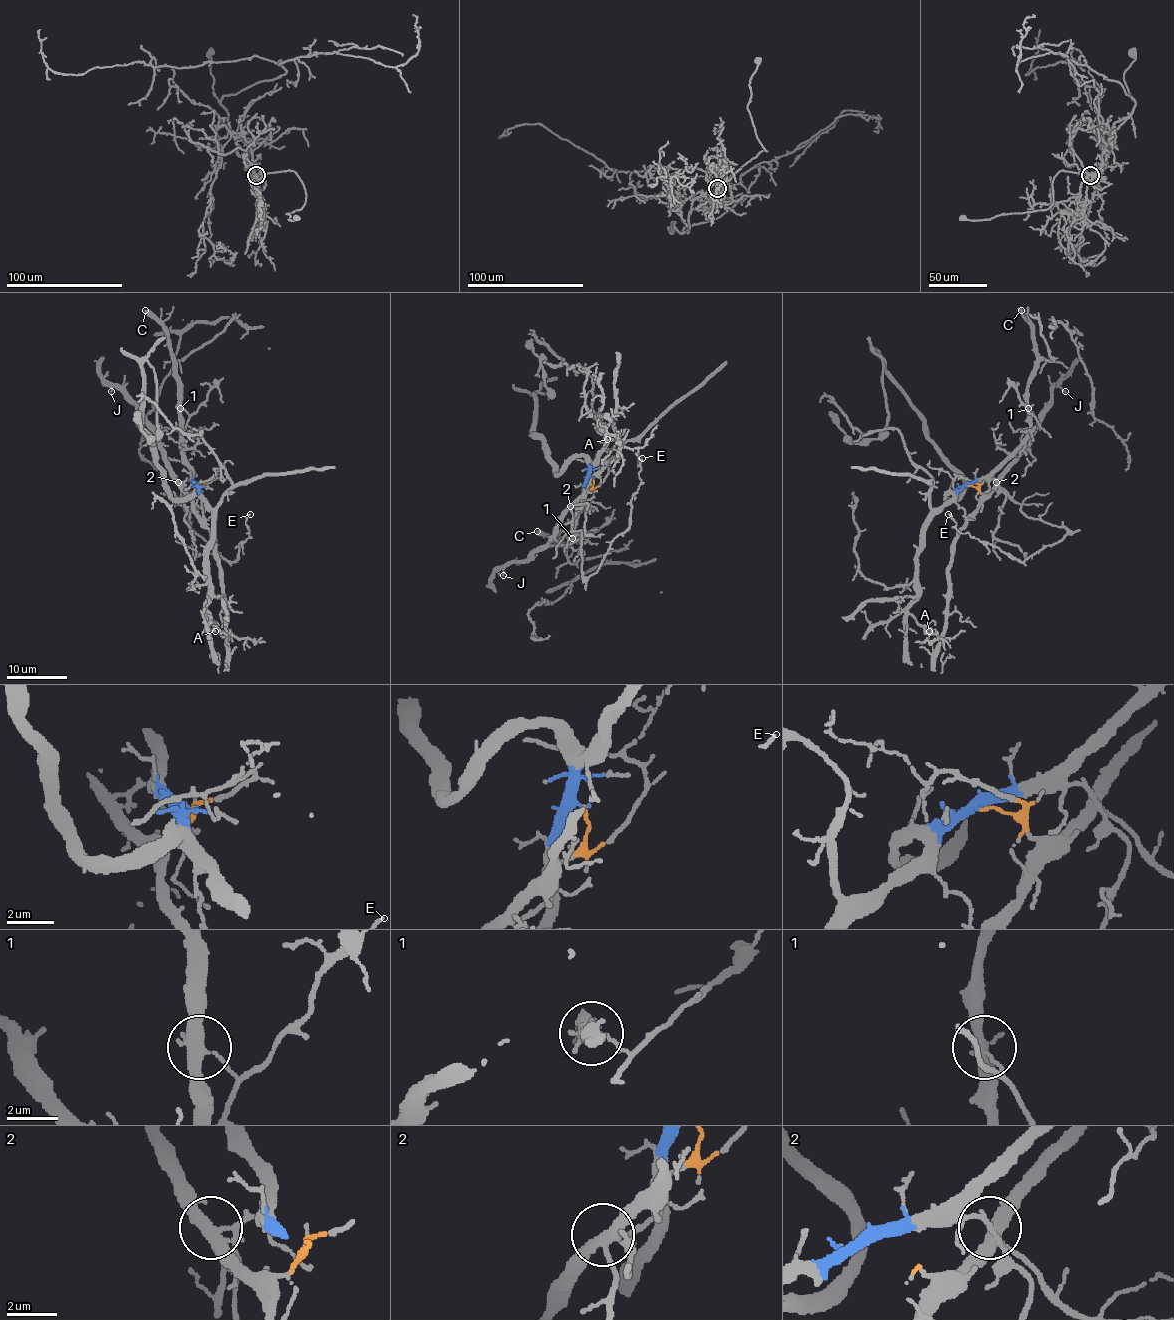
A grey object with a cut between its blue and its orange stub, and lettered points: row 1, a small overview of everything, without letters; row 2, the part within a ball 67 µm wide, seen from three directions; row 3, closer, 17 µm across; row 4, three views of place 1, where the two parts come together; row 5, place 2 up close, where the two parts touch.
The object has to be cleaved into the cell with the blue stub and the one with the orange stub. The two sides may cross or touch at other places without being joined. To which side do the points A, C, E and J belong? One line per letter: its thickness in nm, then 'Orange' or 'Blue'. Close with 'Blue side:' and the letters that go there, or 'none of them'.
A: Thickness 120 nm. Blue
C: Thickness 480 nm. Blue
E: Thickness 140 nm. Orange
J: Thickness 110 nm. Orange
Blue side: A, C

